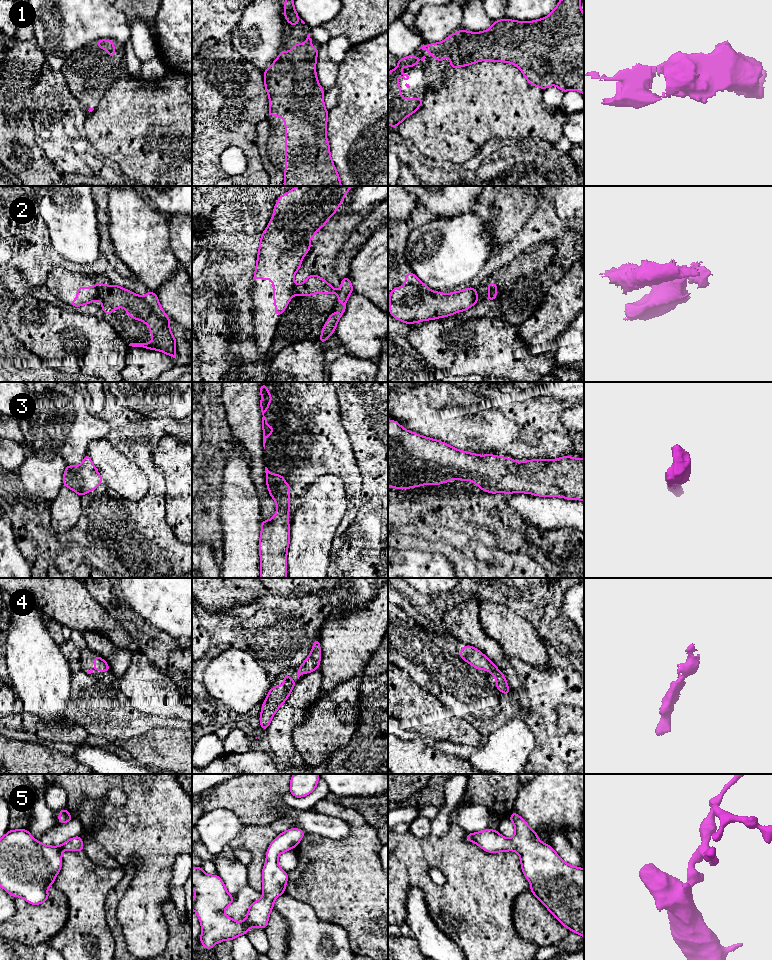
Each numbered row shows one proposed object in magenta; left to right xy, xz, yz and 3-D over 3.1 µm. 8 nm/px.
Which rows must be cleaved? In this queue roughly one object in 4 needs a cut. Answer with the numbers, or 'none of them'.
2

